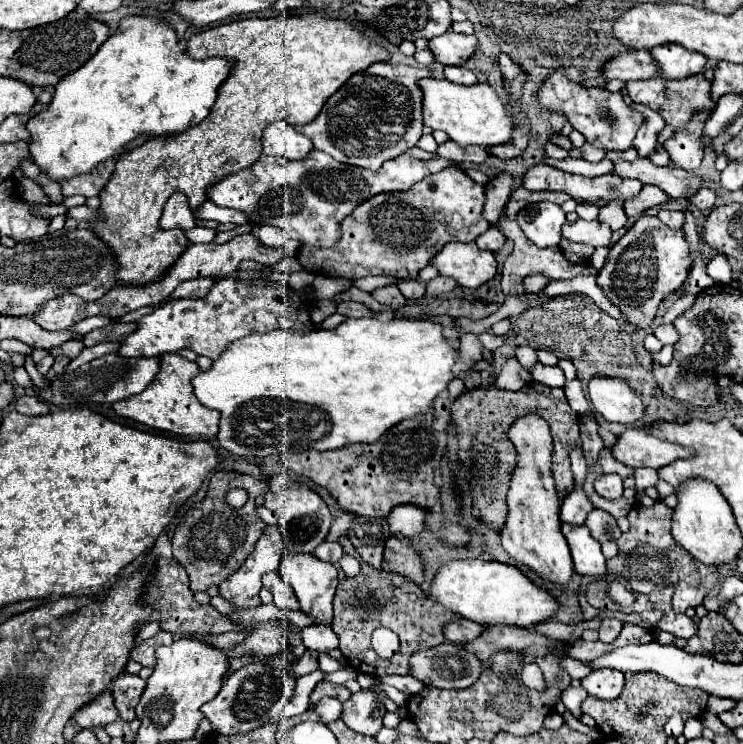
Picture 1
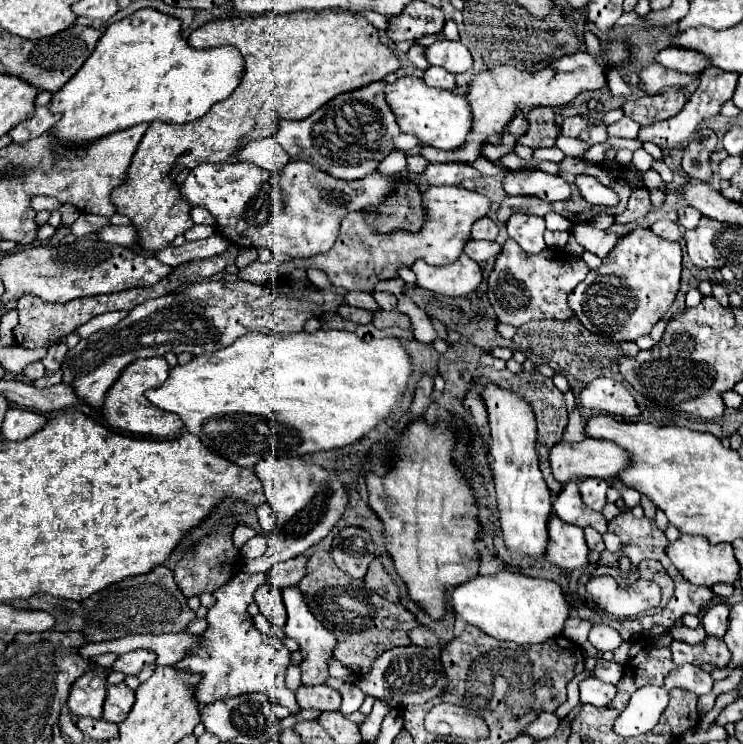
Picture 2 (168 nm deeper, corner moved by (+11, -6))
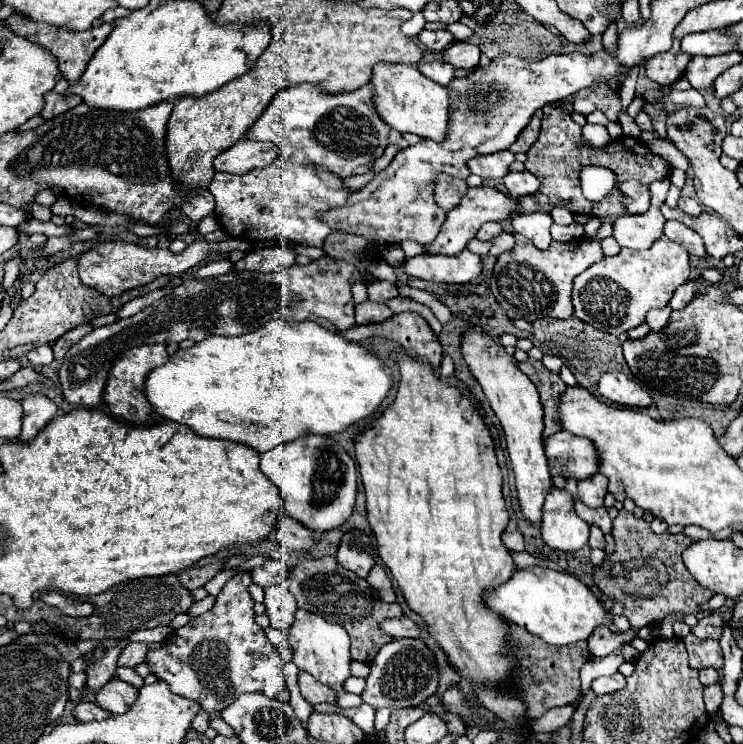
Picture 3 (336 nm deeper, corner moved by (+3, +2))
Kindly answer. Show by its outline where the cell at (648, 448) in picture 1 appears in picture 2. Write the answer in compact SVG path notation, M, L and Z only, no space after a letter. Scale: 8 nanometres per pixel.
M586 438L576 444L564 444L564 442L556 444L550 450L550 462L552 462L552 472L554 472L556 480L566 484L570 478L588 478L588 476L610 478L610 476L616 476L618 472L628 468L628 464L632 462L632 456L628 456L628 452L624 452L618 444L612 444L608 440Z

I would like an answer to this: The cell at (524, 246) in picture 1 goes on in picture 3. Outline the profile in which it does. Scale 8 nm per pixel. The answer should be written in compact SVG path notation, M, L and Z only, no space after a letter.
M516 234L516 246L510 252L504 252L494 266L494 284L490 290L498 304L512 320L540 320L540 318L570 318L572 308L572 280L582 274L588 266L602 260L600 242L580 238L572 242L552 242L548 250L538 250L528 238Z

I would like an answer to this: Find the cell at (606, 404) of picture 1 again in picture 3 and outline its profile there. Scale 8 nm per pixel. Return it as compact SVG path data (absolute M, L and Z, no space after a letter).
M620 372L604 374L598 382L598 390L604 398L608 398L614 404L628 406L628 408L648 408L652 404L650 394L638 386L634 380Z

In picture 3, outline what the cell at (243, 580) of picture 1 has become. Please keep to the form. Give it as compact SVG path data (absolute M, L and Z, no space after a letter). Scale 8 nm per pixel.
M248 572L232 576L222 588L222 592L216 596L214 606L206 614L196 616L180 630L174 630L168 642L158 650L150 650L144 660L158 680L166 682L178 696L198 702L204 712L222 712L228 704L232 704L232 700L236 700L244 692L260 692L268 698L276 698L278 692L284 688L284 662L280 660L276 648L264 636L264 630L254 622L254 600L246 590L250 582L252 580Z

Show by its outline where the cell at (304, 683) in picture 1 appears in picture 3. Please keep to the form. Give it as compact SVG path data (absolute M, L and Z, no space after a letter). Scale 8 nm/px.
M298 610L296 612L296 620L290 628L290 632L286 634L288 638L288 646L290 650L294 650L294 656L292 656L292 662L312 674L318 682L330 686L332 690L336 690L336 702L342 706L342 708L352 708L352 706L358 706L362 704L362 698L356 694L348 694L344 692L343 683L351 676L350 664L352 662L352 656L350 654L350 638L346 634L344 628L336 626L336 624L328 624L322 616L316 616L316 614L310 614L306 610Z

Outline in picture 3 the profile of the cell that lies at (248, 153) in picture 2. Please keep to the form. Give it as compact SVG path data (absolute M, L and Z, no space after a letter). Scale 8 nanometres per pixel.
M242 138L214 158L214 170L228 174L246 174L254 168L270 166L276 158L278 152L274 144L270 144L266 150L266 142L254 142Z

